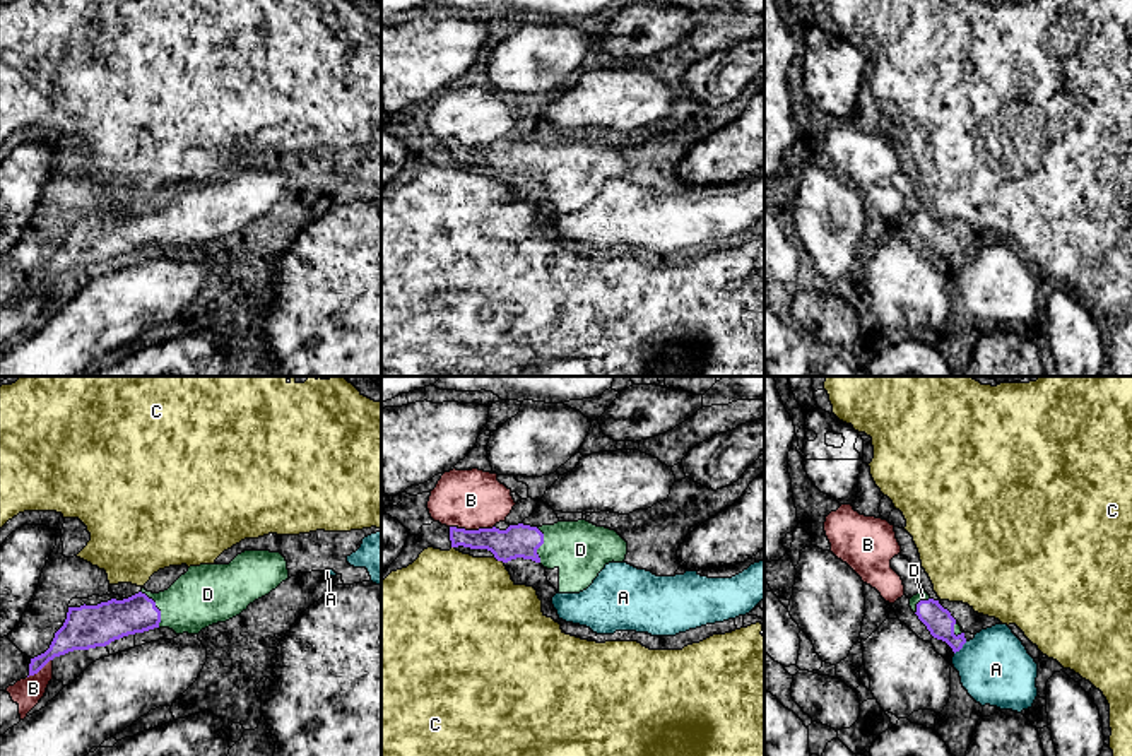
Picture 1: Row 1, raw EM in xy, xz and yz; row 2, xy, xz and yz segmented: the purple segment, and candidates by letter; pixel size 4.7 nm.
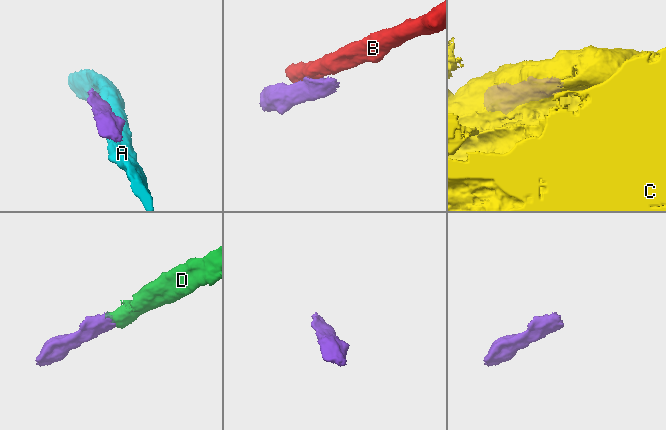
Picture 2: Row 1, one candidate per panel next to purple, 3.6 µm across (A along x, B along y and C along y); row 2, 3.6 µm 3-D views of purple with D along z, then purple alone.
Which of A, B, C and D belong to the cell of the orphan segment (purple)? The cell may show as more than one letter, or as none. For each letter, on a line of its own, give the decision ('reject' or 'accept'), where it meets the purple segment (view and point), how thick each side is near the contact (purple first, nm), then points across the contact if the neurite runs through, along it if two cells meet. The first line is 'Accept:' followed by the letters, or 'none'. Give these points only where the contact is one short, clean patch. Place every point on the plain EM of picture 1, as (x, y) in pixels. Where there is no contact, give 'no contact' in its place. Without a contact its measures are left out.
Accept: D
A: reject; contact yz (960, 265); calibres 130 and 340 nm
B: reject; contact xz (476, 147); calibres 160 and 280 nm
C: reject; contact xz (500, 177); calibres 160 and 440 nm
D: accept; contact xy (156, 224); calibres 190 and 280 nm; way xy (108, 238), (156, 224), (185, 224), (207, 211)

